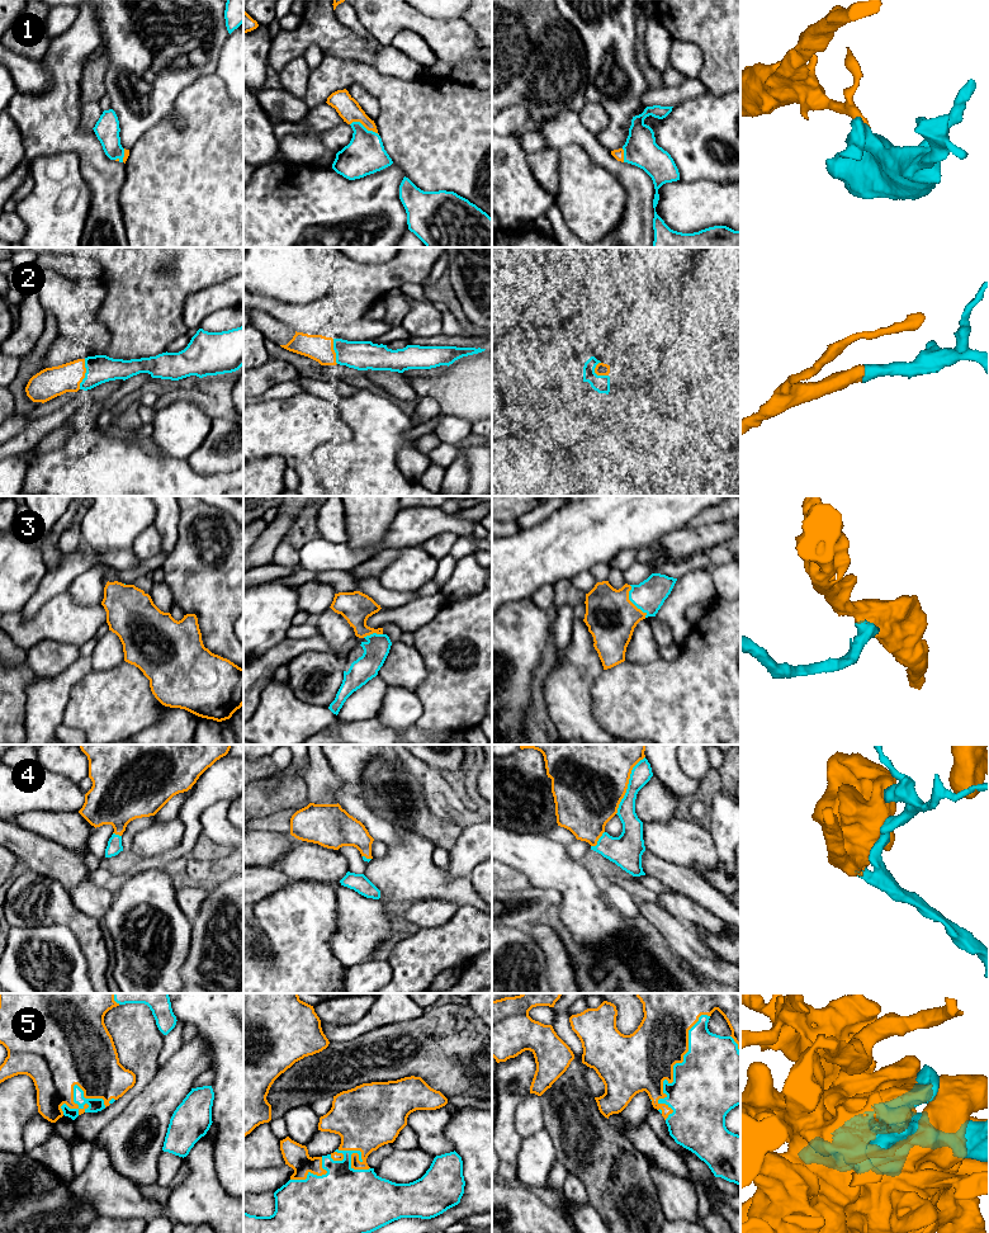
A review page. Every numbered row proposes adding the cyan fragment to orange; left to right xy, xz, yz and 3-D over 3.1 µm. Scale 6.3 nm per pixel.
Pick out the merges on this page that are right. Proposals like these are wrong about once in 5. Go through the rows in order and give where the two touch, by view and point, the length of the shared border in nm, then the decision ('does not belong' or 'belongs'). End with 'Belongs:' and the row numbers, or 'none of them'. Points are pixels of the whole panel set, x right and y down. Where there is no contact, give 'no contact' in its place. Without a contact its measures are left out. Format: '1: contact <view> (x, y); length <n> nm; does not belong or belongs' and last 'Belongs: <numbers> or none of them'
1: contact xz (364, 126); length 200 nm; belongs
2: contact xy (84, 374); length 200 nm; belongs
3: contact yz (630, 601); length 240 nm; belongs
4: contact yz (627, 785); length 420 nm; belongs
5: contact yz (672, 1069); length 700 nm; belongs
Belongs: 1, 2, 3, 4, 5

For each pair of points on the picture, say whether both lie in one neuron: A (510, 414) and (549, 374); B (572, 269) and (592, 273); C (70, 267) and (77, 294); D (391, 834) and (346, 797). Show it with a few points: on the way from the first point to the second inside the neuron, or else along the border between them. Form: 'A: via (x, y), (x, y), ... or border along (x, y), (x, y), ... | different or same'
A: via (521, 407), (538, 386) | same
B: border along (591, 260), (586, 268), (586, 278) | different
C: border along (50, 268), (62, 275), (74, 278), (99, 277) | different
D: via (379, 830), (358, 808) | same

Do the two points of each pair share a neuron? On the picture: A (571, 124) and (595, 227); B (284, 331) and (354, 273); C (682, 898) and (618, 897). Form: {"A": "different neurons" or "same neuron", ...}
{"A": "different neurons", "B": "different neurons", "C": "different neurons"}

